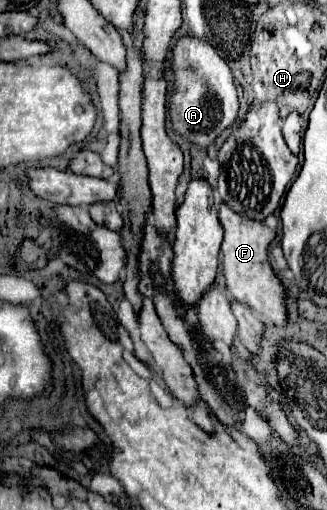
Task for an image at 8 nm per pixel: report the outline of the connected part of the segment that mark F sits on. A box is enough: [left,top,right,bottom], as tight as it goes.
[219,202,287,326]

